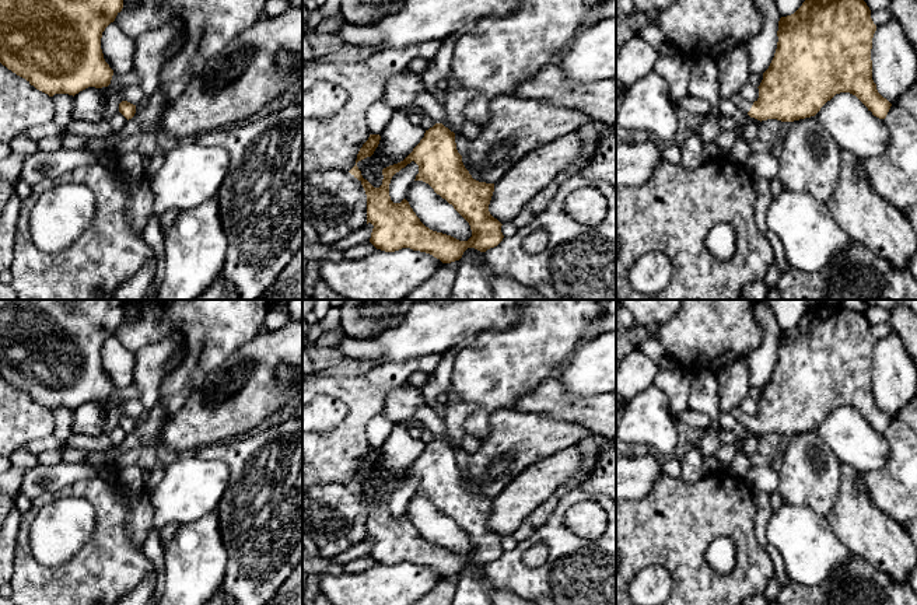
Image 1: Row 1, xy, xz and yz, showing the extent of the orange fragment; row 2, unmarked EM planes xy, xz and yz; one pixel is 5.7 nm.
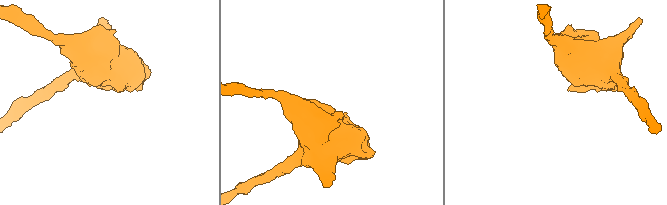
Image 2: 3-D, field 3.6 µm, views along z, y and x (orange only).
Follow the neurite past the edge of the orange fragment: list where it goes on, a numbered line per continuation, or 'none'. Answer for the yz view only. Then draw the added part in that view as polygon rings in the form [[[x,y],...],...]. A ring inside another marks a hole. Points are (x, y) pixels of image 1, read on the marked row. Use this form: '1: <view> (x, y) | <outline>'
1: yz (744, 105) | [[[735,94],[729,98],[743,113],[748,113],[753,105],[753,102],[746,101],[741,97],[741,94]]]

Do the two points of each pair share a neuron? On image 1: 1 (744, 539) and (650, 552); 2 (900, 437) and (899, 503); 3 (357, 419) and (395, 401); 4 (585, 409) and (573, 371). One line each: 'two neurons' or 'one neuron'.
1: one neuron
2: one neuron
3: two neurons
4: two neurons

